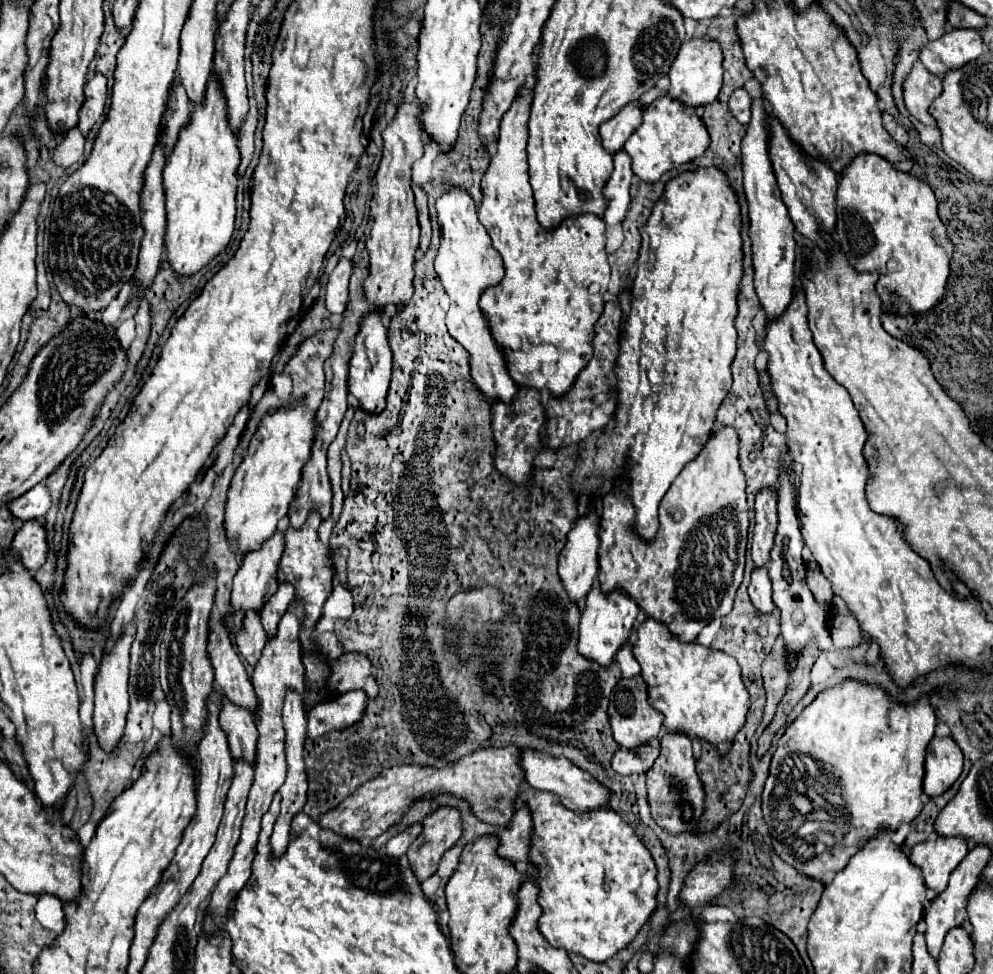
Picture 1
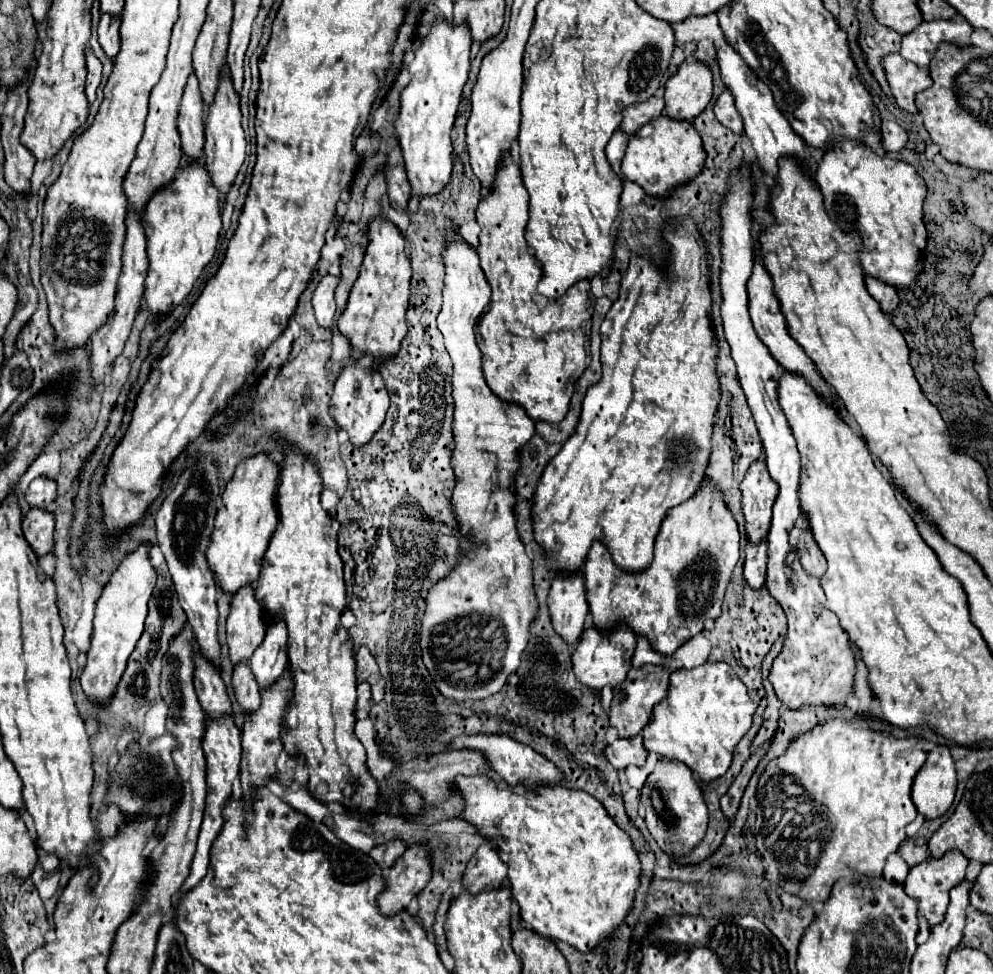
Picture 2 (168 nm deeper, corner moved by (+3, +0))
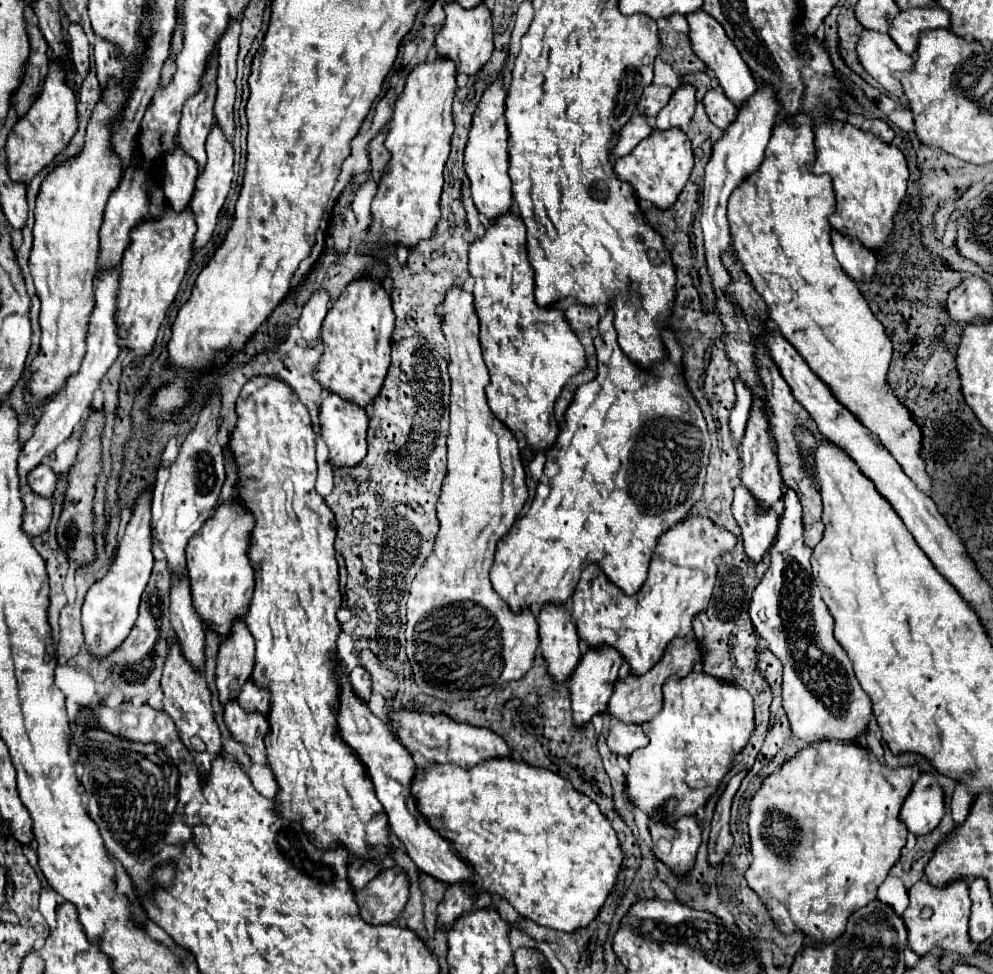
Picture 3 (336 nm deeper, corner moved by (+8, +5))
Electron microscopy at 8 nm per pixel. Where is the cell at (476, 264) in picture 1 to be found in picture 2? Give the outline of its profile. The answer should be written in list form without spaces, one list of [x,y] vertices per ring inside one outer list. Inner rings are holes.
[[[449,221],[447,231],[447,253],[445,259],[445,289],[443,289],[443,307],[437,317],[437,327],[445,337],[445,347],[453,359],[453,399],[455,399],[455,421],[453,421],[453,457],[451,467],[457,477],[453,491],[453,517],[459,523],[463,537],[469,537],[469,543],[479,549],[465,549],[457,557],[457,565],[449,575],[439,579],[427,595],[425,615],[421,619],[421,657],[433,677],[439,693],[445,699],[467,701],[467,699],[485,699],[503,689],[507,677],[515,673],[521,665],[521,655],[531,639],[531,623],[537,617],[537,597],[533,589],[531,559],[525,553],[525,547],[519,539],[515,527],[513,507],[515,497],[515,475],[521,467],[519,451],[533,437],[535,423],[519,409],[517,405],[499,401],[485,383],[481,369],[481,351],[475,341],[475,325],[491,301],[491,287],[487,285],[481,269],[475,247],[471,247],[459,231]]]

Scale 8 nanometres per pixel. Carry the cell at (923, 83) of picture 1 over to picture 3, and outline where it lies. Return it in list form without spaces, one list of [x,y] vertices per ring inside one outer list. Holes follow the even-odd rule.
[[[870,30],[862,32],[856,50],[860,64],[866,68],[866,72],[872,74],[892,98],[902,102],[902,84],[898,78],[894,78],[894,72],[914,68],[914,60],[910,56],[904,56],[904,52],[898,50],[888,34],[878,34]]]

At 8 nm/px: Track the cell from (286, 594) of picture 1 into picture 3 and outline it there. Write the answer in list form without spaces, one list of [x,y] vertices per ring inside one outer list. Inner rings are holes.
[[[250,678],[242,686],[242,692],[238,694],[238,702],[246,710],[258,710],[262,714],[268,714],[268,710],[270,710],[270,692],[266,692],[264,688],[258,688],[258,684],[254,684],[254,680]]]

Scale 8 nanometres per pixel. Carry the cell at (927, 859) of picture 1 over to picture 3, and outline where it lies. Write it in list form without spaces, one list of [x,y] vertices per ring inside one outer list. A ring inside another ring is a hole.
[[[920,880],[908,890],[910,904],[904,910],[902,918],[908,928],[908,944],[912,950],[922,956],[932,950],[934,944],[940,944],[944,952],[970,954],[974,952],[968,942],[968,914],[970,914],[970,898],[968,898],[968,882],[954,880],[954,884],[946,884],[946,888],[934,888],[928,880]]]

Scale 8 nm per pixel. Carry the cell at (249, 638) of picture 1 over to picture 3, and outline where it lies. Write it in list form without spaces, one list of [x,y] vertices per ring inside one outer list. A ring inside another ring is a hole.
[[[230,700],[224,706],[224,722],[238,742],[246,744],[246,754],[256,764],[266,764],[264,736],[268,732],[268,720],[260,712],[246,712],[238,700]]]

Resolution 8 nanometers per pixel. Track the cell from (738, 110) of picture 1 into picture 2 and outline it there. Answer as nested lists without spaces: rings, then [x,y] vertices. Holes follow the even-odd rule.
[[[723,91],[715,105],[713,105],[713,111],[715,111],[715,117],[727,127],[731,129],[733,133],[741,133],[743,131],[743,121],[741,121],[741,115],[739,111],[735,109],[735,103],[733,103],[733,97],[729,91]]]

